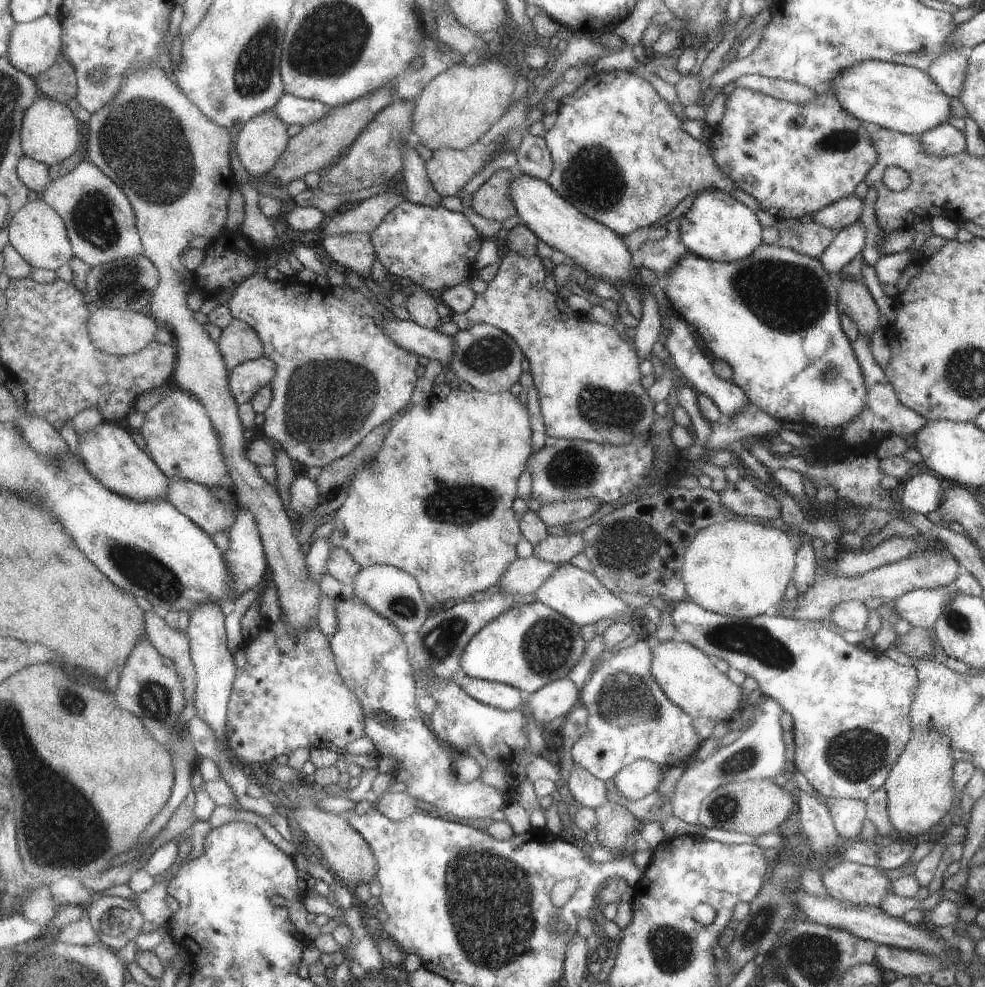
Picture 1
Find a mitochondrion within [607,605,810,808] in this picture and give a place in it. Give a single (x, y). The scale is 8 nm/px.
(757, 642)

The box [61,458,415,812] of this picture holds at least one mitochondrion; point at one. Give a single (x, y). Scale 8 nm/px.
(141, 571)

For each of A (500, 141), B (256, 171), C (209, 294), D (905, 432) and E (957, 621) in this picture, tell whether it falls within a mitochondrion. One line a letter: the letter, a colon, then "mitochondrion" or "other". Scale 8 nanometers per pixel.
A: mitochondrion
B: other
C: other
D: other
E: mitochondrion

